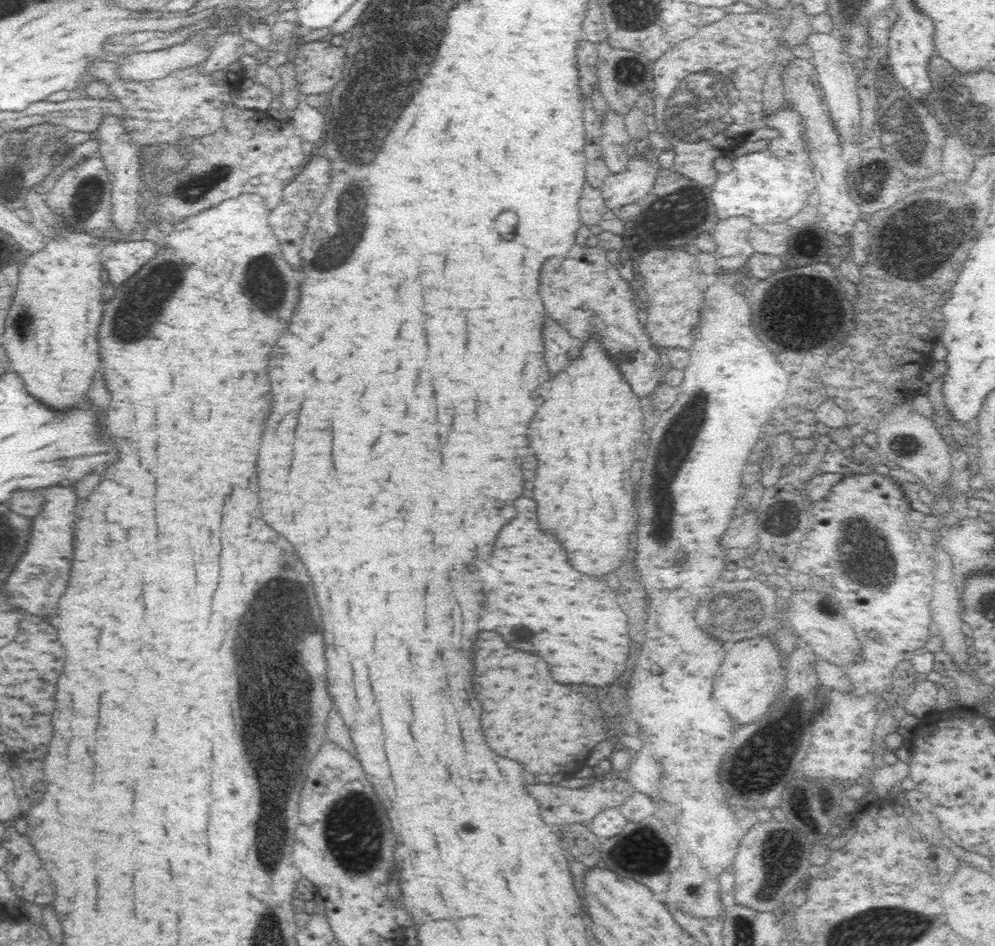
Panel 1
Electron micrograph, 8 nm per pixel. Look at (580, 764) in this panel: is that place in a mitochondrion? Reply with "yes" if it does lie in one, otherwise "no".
no

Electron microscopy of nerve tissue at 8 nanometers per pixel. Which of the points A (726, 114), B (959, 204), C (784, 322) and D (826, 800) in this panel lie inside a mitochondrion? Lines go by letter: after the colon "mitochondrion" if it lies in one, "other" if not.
A: mitochondrion
B: mitochondrion
C: mitochondrion
D: other

